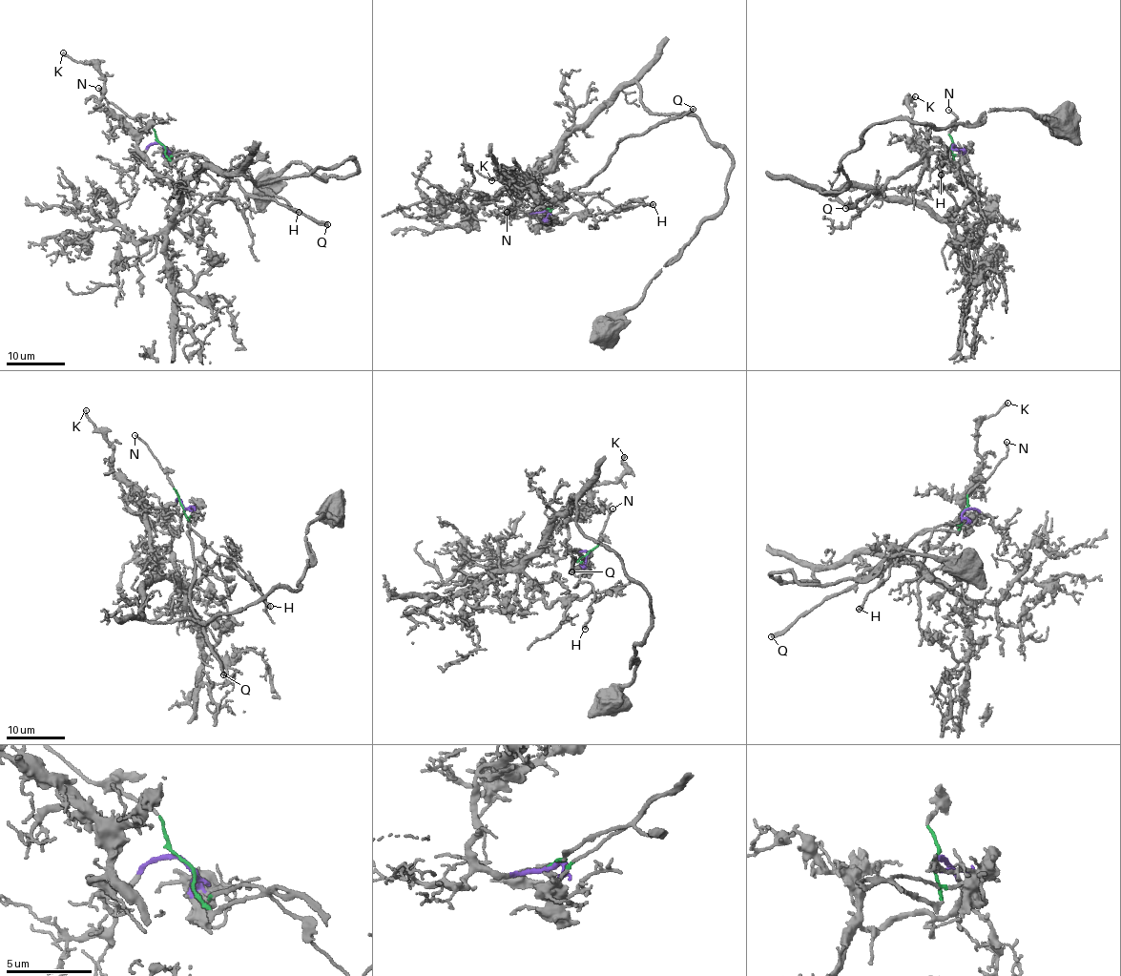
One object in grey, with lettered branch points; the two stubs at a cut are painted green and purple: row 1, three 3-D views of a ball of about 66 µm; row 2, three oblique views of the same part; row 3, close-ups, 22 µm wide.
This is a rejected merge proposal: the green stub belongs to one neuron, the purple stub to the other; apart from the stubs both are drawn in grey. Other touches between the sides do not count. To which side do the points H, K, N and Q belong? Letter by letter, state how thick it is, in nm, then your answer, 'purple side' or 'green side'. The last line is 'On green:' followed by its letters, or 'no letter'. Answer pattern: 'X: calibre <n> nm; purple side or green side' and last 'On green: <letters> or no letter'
H: calibre 360 nm; green side
K: calibre 280 nm; purple side
N: calibre 150 nm; green side
Q: calibre 280 nm; green side
On green: H, N, Q

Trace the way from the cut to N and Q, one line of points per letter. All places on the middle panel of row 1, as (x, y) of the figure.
N: (547, 209), (509, 218), (508, 211)
Q: (547, 209), (572, 196), (600, 174), (616, 144), (624, 138), (647, 133), (693, 108)

